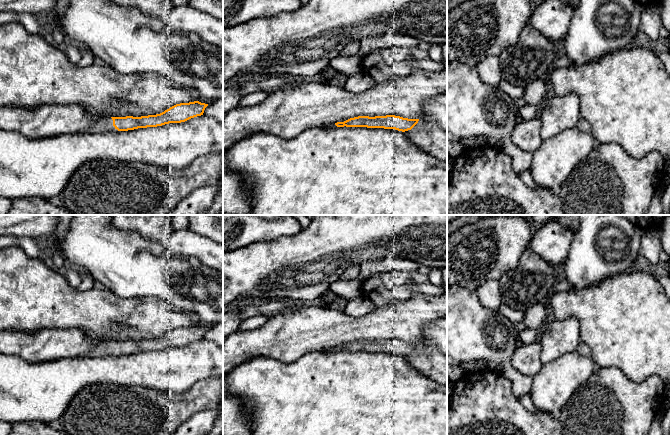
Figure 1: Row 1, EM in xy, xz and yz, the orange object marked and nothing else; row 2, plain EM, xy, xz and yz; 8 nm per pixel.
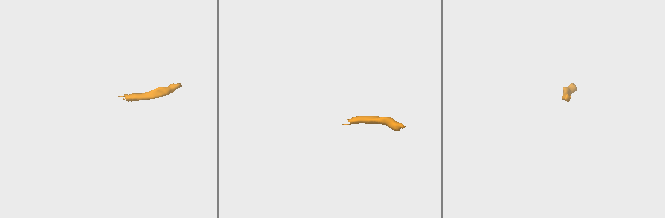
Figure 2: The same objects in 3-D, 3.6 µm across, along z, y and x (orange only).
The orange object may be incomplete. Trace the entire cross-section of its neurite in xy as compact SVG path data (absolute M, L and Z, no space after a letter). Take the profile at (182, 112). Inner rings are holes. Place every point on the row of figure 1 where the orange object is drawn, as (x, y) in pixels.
M199 101L176 104L164 112L156 115L141 117L108 117L99 119L90 127L85 128L82 132L116 132L128 131L138 128L157 127L169 123L181 123L191 118L201 116L208 104Z

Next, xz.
M395 115L386 116L358 116L350 118L344 122L337 122L335 124L330 124L323 126L325 128L337 128L337 127L367 127L367 128L384 128L384 129L395 129L398 131L408 131L411 130L417 123L419 119L408 119Z

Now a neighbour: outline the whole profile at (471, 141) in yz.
M470 136L467 138L458 140L464 149L474 147L474 146L483 146L487 144L486 137L482 136Z

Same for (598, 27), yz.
M580 0L563 39L563 56L569 64L583 65L630 47L639 32L641 9L633 0Z

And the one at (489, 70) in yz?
M487 56L475 66L480 79L491 86L498 86L502 79L498 57Z

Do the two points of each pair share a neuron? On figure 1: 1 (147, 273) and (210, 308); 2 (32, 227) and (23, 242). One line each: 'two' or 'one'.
1: one
2: two

